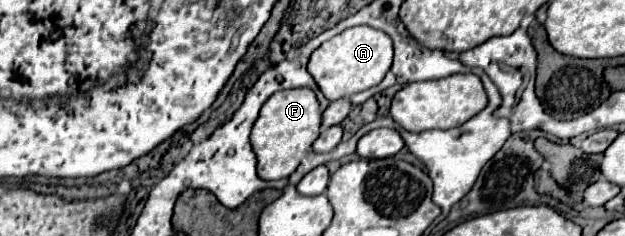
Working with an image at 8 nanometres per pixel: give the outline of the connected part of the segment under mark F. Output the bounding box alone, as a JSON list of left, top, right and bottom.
[251,88,321,180]

